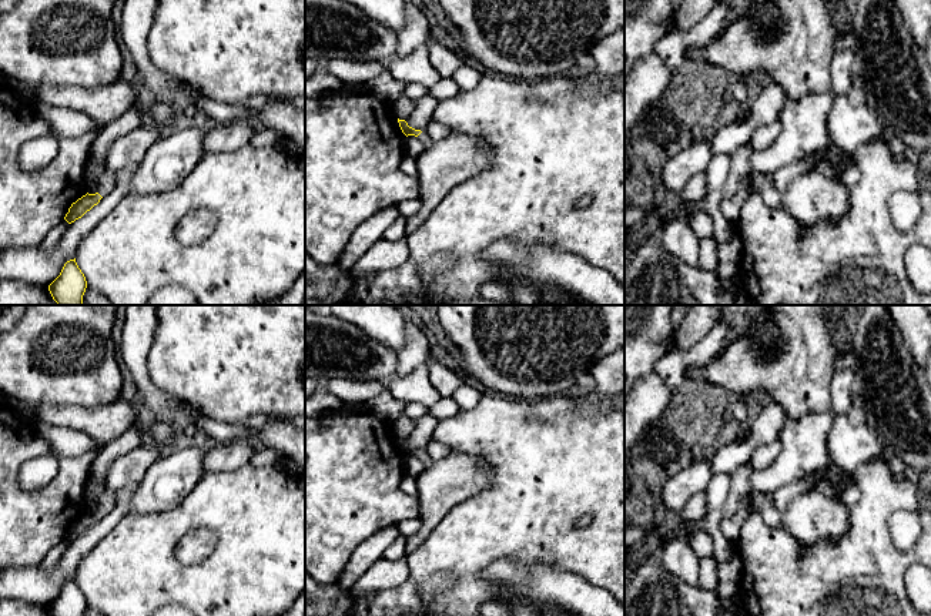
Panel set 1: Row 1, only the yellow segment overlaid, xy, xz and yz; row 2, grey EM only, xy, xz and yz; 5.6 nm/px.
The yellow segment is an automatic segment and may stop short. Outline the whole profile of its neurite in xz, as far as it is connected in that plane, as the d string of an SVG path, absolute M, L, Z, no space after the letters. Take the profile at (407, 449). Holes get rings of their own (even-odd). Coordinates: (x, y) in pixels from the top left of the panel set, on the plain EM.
M398 438L398 442L399 442L399 446L402 449L402 452L408 456L408 455L415 455L418 456L423 463L425 466L432 466L432 463L435 462L425 451L421 451L421 449L415 449L412 446L408 445L408 442L405 439L399 439Z

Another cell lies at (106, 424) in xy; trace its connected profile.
M118 399L98 408L26 404L26 409L41 422L83 431L103 446L118 439L135 424L140 408Z

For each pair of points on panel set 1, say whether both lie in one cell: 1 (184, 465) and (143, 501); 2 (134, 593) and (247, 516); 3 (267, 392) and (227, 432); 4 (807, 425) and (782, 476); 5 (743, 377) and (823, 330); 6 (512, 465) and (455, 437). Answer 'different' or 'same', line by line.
1: same
2: same
3: different
4: same
5: same
6: same

